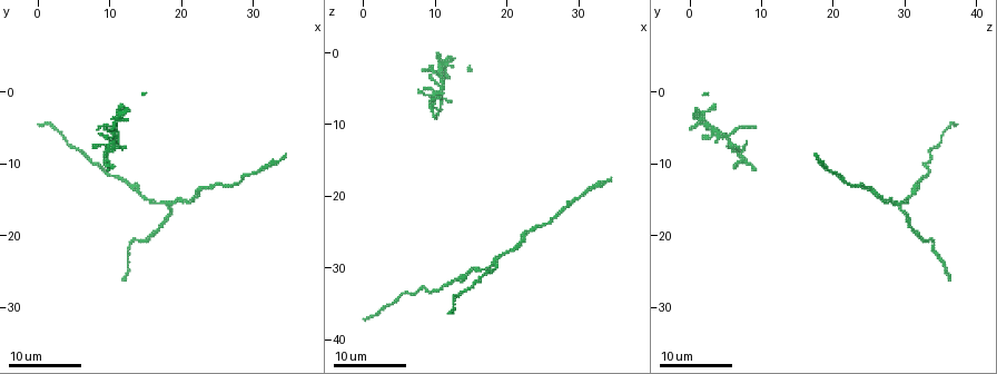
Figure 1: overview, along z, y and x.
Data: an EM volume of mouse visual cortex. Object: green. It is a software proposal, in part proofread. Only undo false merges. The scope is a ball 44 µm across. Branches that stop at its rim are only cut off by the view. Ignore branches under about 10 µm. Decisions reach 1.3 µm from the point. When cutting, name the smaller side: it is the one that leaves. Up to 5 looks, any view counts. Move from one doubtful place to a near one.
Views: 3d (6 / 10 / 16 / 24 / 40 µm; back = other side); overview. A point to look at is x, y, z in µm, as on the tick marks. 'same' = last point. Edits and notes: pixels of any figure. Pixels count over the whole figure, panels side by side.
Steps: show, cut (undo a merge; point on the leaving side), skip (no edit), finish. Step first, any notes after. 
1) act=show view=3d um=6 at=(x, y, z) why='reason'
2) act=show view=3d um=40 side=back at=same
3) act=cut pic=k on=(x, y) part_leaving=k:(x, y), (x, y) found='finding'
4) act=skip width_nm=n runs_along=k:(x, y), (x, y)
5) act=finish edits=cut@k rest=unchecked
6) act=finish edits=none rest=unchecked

act=show view=3d um=24 at=(18.5, 16.0, 29.5) why='branch point'

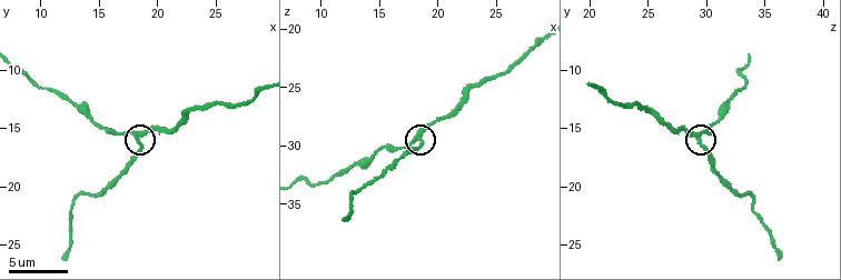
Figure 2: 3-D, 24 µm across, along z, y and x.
act=show view=3d um=10 at=(18.4, 16.0, 29.4)

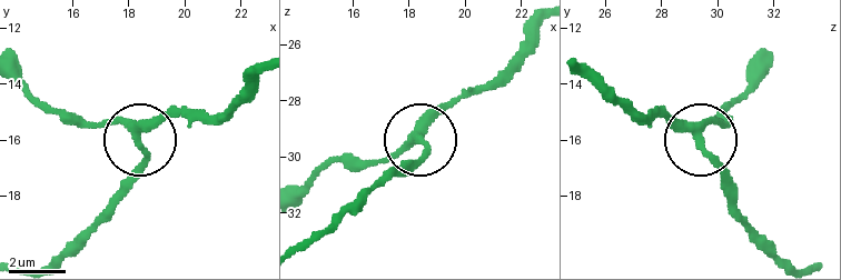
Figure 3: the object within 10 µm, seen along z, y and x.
act=show view=3d um=6 at=(18.3, 15.9, 29.4)

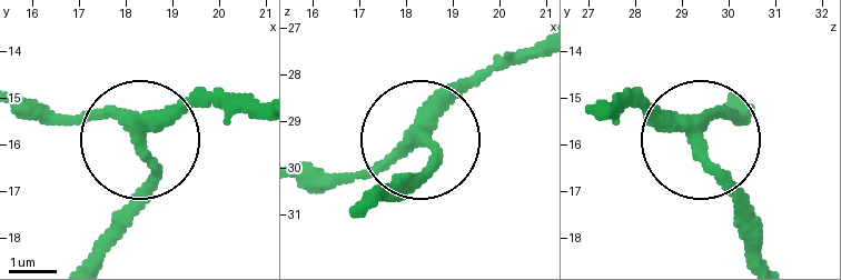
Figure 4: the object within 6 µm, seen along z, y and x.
act=skip runs_along=4:(254, 108), (158, 120), (138, 144), (146, 192), (126, 223) found='all the same cell'

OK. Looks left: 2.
act=show view=3d um=24 at=(9.5, 9.5, 8.0) why='calibre changes'

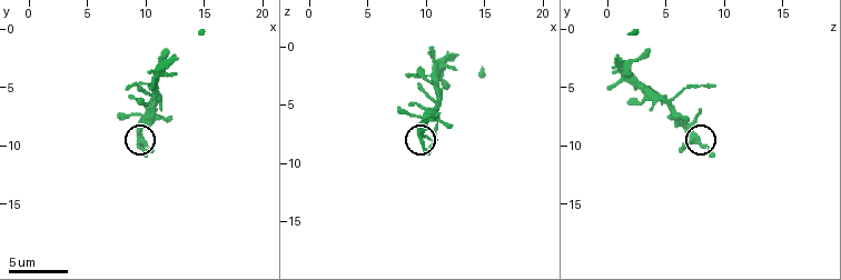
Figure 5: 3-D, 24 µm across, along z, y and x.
act=show view=3d um=10 at=(9.6, 10.0, 8.2)

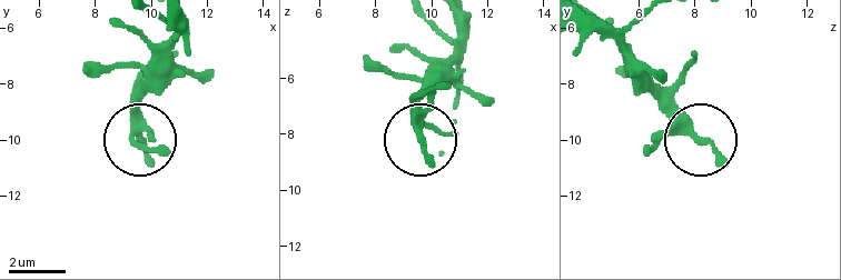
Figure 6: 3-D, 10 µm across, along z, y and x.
act=skip found='all the same cell'

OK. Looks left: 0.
act=finish edits=none rest=unchecked

